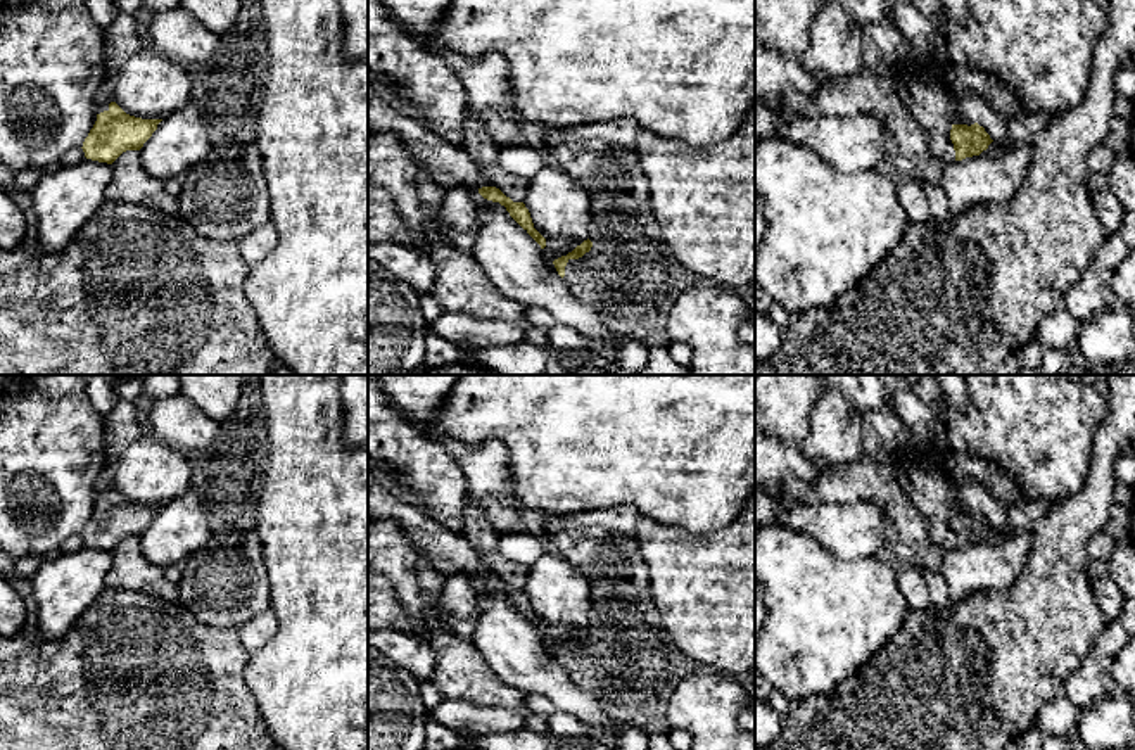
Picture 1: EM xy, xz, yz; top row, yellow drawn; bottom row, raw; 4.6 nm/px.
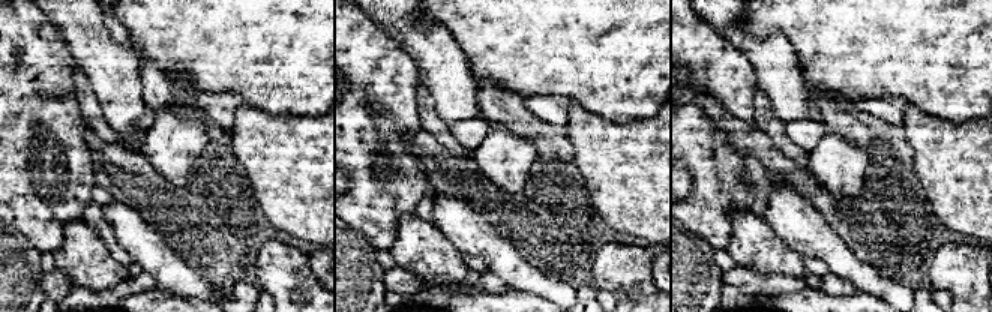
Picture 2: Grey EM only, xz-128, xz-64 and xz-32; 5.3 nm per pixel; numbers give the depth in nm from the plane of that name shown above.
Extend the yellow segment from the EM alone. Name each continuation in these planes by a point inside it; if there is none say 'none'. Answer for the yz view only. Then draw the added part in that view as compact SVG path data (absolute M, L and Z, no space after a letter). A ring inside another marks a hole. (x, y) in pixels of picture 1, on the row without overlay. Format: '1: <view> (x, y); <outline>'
1: yz (930, 491); M900 458L891 468L904 493L912 499L917 510L929 520L931 539L943 551L955 548L954 531L950 527L952 501L957 496L955 487L938 468L926 461Z

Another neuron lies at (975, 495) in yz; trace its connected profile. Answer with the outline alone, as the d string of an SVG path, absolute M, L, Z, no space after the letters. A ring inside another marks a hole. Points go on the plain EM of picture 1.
M966 480L959 487L961 499L985 515L995 531L1005 529L1009 508L978 480Z

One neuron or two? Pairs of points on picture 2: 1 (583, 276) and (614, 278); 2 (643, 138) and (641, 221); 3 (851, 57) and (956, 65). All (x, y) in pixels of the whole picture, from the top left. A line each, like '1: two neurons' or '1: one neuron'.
1: two neurons
2: one neuron
3: one neuron

